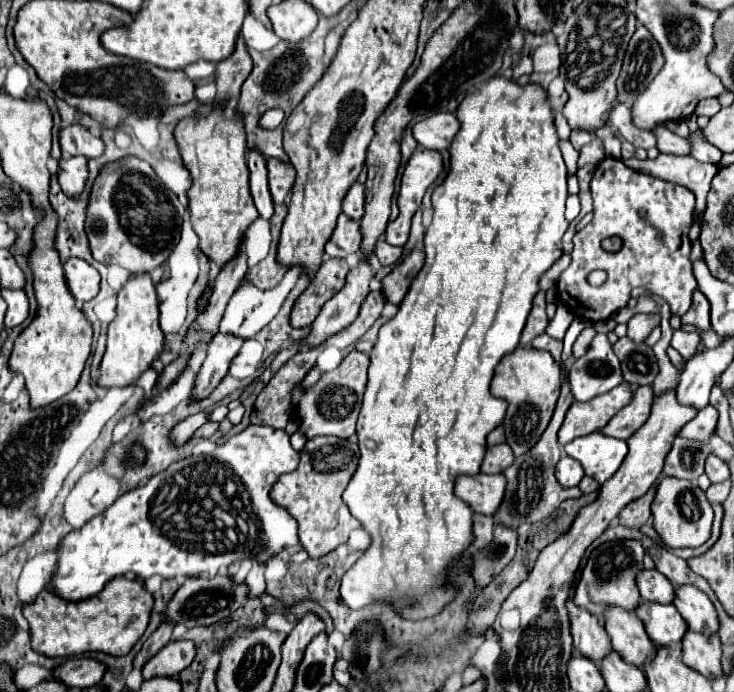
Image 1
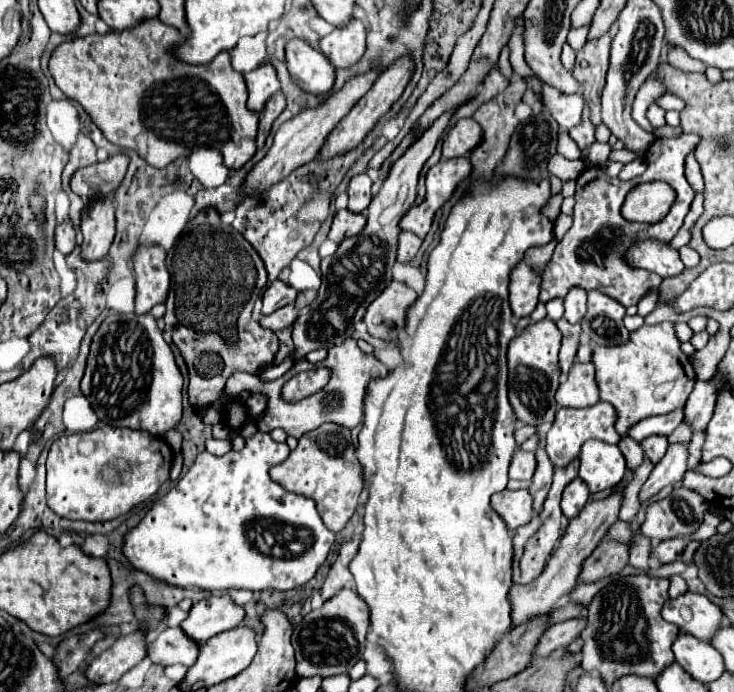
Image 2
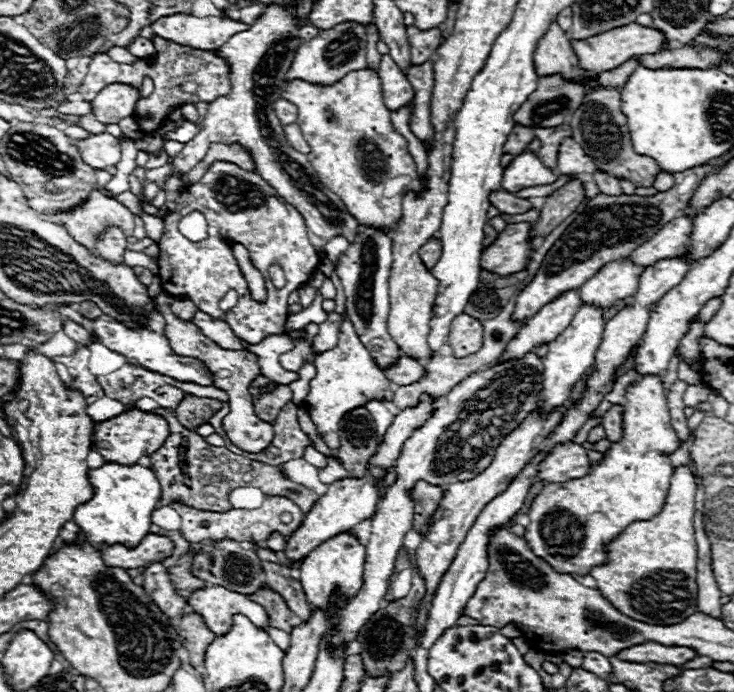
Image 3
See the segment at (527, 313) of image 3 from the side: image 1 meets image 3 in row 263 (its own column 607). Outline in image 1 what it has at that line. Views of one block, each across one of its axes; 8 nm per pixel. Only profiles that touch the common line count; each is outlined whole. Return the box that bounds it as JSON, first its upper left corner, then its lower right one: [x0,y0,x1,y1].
[574,540,646,620]

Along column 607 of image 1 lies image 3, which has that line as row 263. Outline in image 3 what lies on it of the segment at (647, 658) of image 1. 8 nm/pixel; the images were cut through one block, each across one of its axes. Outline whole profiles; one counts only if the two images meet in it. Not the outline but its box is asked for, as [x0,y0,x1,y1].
[580,260,644,310]

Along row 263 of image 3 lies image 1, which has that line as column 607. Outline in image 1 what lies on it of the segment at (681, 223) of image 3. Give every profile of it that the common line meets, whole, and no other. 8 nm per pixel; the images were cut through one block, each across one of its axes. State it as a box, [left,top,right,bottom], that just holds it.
[570,610,610,662]

